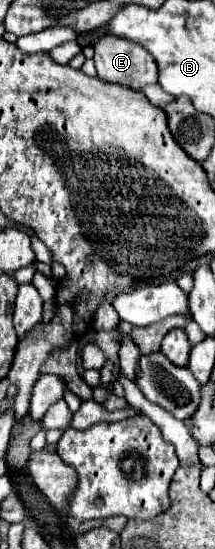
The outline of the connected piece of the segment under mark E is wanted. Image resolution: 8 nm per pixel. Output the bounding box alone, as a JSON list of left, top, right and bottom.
[95,36,157,90]

